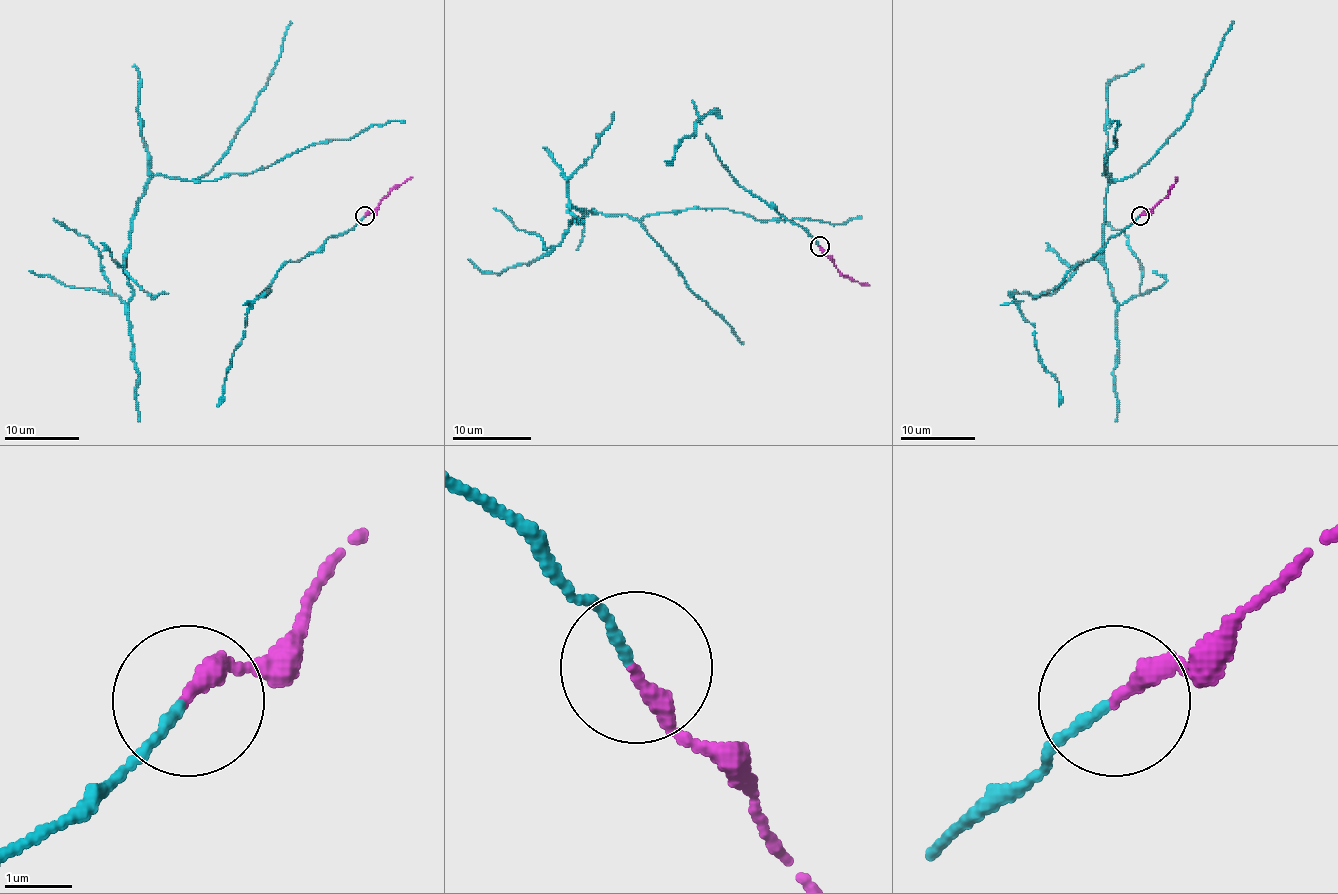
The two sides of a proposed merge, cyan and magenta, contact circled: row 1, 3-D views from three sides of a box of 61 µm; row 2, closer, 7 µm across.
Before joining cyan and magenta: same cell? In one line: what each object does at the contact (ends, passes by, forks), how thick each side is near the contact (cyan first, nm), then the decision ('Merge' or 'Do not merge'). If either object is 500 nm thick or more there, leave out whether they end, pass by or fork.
At the ring cyan ends. At the ring magenta ends. Thickness 140 nm (cyan) against 260 nm. Merge

